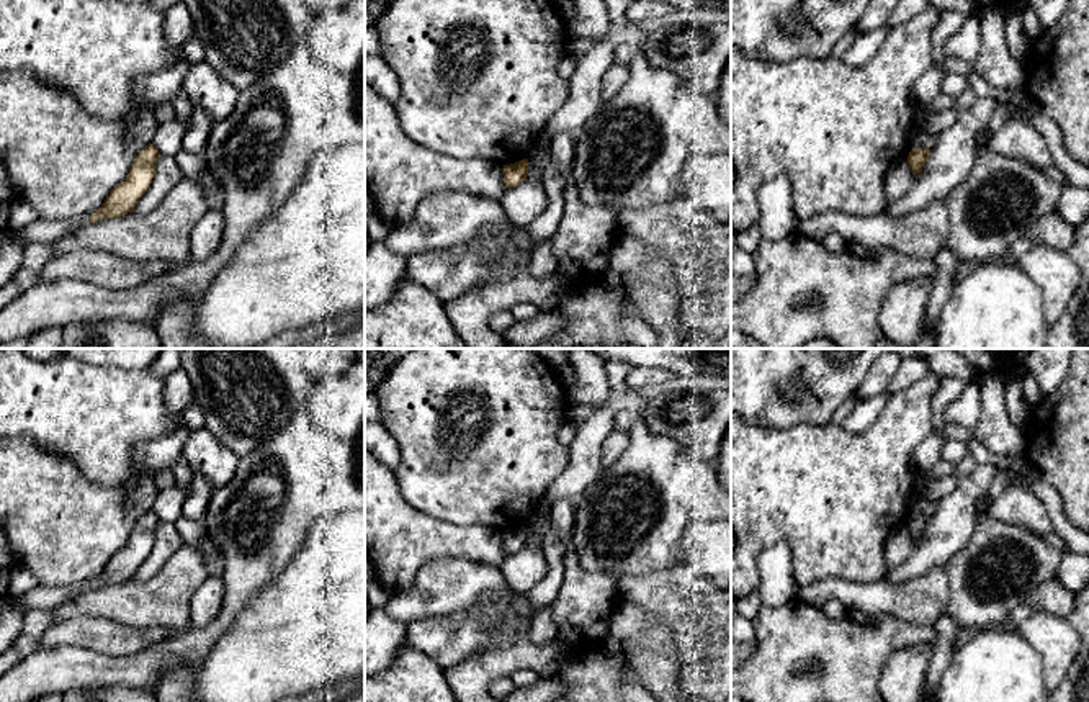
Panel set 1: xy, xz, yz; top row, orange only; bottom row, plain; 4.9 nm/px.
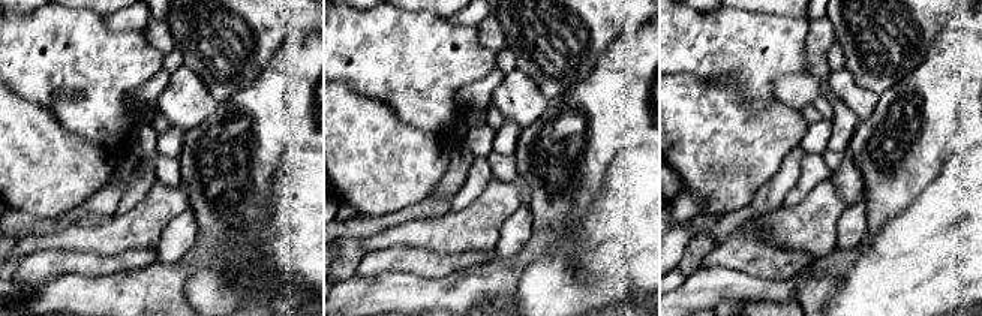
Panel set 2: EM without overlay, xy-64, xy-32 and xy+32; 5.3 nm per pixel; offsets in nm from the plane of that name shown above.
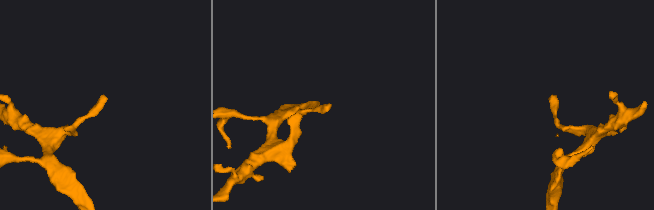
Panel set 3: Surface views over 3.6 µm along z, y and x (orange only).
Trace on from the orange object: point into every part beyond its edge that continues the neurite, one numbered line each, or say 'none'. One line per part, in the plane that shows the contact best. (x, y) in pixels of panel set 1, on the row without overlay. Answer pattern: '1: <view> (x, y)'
none

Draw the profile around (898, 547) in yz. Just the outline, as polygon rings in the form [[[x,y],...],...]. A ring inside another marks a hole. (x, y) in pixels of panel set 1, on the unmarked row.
[[[908,525],[894,530],[885,543],[886,568],[893,569],[903,565],[912,550],[914,540],[909,535]]]

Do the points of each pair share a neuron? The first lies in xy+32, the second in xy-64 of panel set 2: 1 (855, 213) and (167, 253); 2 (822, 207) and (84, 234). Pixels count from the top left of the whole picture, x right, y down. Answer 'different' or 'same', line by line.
1: same
2: same

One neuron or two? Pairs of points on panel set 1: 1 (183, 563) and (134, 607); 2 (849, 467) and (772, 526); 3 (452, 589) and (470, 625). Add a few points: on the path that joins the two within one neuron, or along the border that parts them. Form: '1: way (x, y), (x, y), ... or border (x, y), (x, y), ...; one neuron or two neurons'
1: way (172, 575), (146, 601); one neuron
2: way (829, 486), (826, 490), (808, 490), (792, 506); one neuron
3: border (497, 593), (484, 593), (465, 609), (425, 619); two neurons

